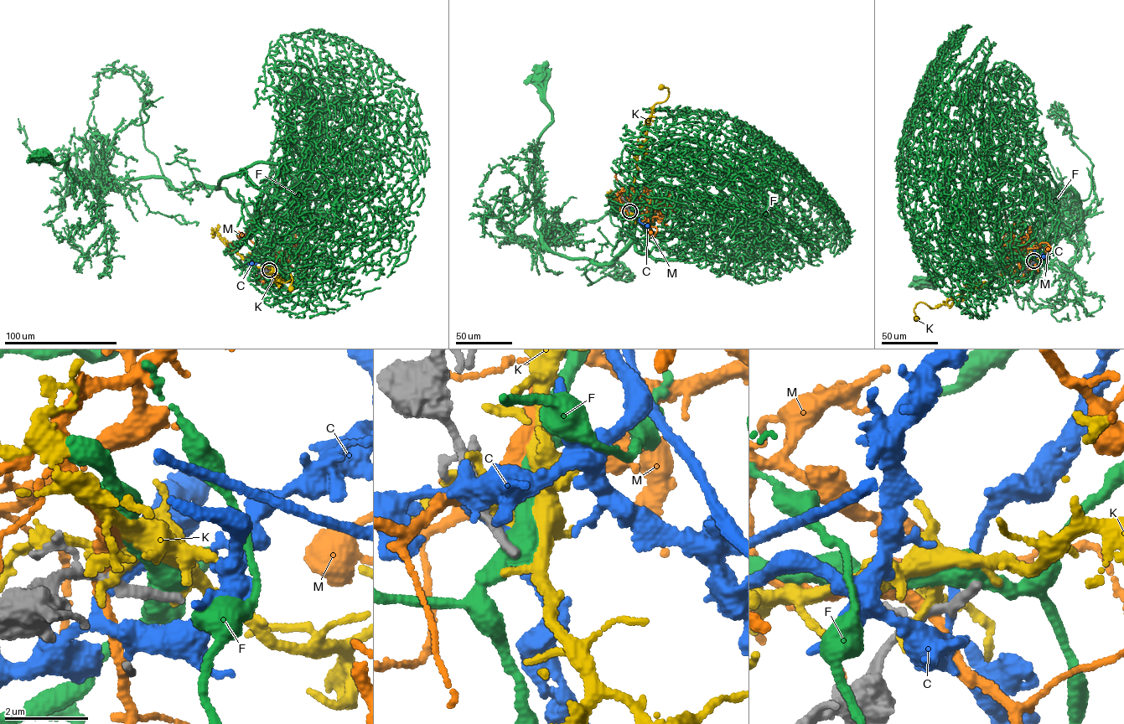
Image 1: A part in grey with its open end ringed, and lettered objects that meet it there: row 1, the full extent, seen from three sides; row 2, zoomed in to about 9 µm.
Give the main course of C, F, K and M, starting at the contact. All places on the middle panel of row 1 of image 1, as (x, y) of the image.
C: (629, 209), (633, 205), (639, 221), (648, 224), (648, 227)
F: (629, 211), (634, 198), (654, 212), (649, 251), (634, 240), (605, 263), (536, 231), (542, 73)
K: (629, 209), (638, 169), (638, 157), (645, 140), (654, 106), (668, 97), (668, 88), (661, 86)
M: (629, 209), (631, 206), (645, 204), (650, 225), (656, 228), (655, 235), (650, 233)

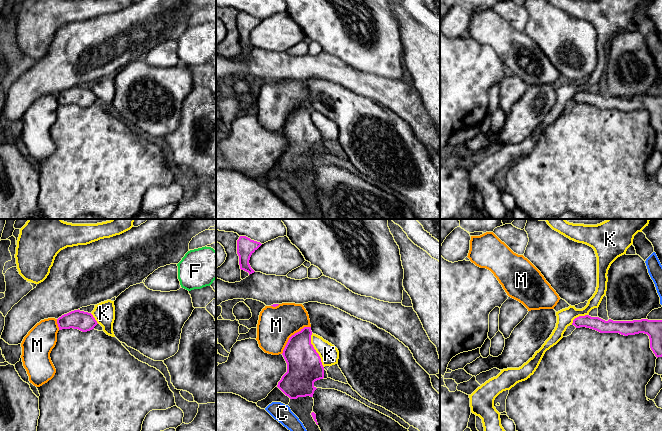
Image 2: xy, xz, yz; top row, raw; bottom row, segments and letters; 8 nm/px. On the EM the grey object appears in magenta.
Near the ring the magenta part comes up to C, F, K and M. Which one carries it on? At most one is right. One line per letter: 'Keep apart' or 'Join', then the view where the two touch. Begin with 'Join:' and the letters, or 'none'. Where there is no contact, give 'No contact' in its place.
Join: none
C: Keep apart. No contact
F: Keep apart. No contact
K: Keep apart. Touches magenta in xz
M: Keep apart. Touches magenta in xz

